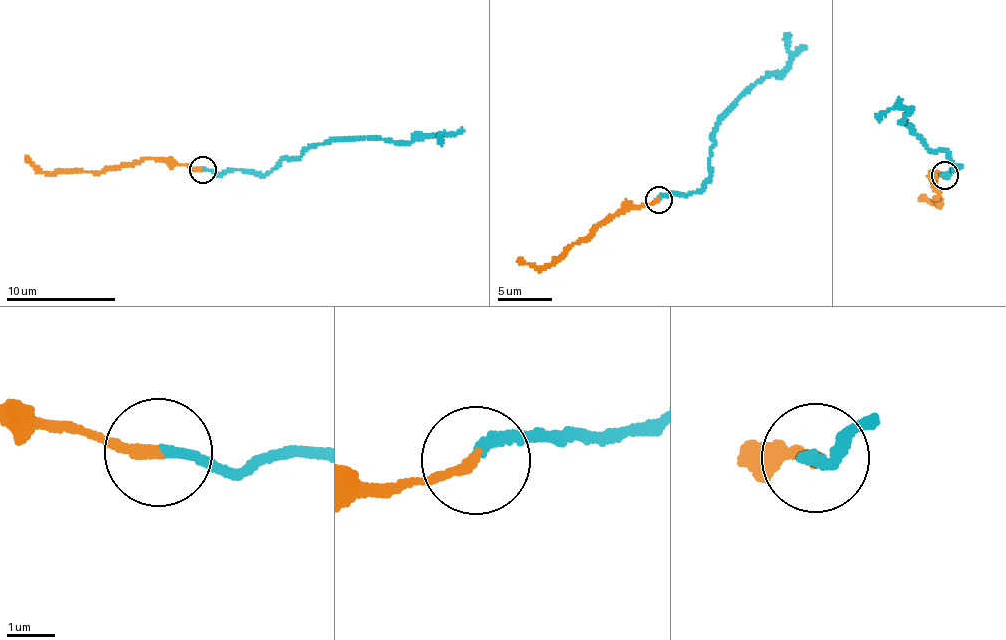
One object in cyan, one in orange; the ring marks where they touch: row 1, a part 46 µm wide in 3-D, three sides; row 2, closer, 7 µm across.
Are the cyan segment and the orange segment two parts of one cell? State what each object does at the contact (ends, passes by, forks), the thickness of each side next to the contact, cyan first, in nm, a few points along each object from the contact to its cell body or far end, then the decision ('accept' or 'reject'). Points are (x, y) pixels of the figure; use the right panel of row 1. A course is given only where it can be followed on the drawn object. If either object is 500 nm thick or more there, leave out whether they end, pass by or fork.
cyan ends | orange ends | 190/220 nm | cyan via (943, 176), (959, 167), (954, 168), (946, 152), (930, 150), (903, 124), (908, 110), (889, 108), (877, 119) | orange via (943, 176), (931, 176), (938, 195), (933, 198), (939, 204), (933, 204), (921, 195) | reject

